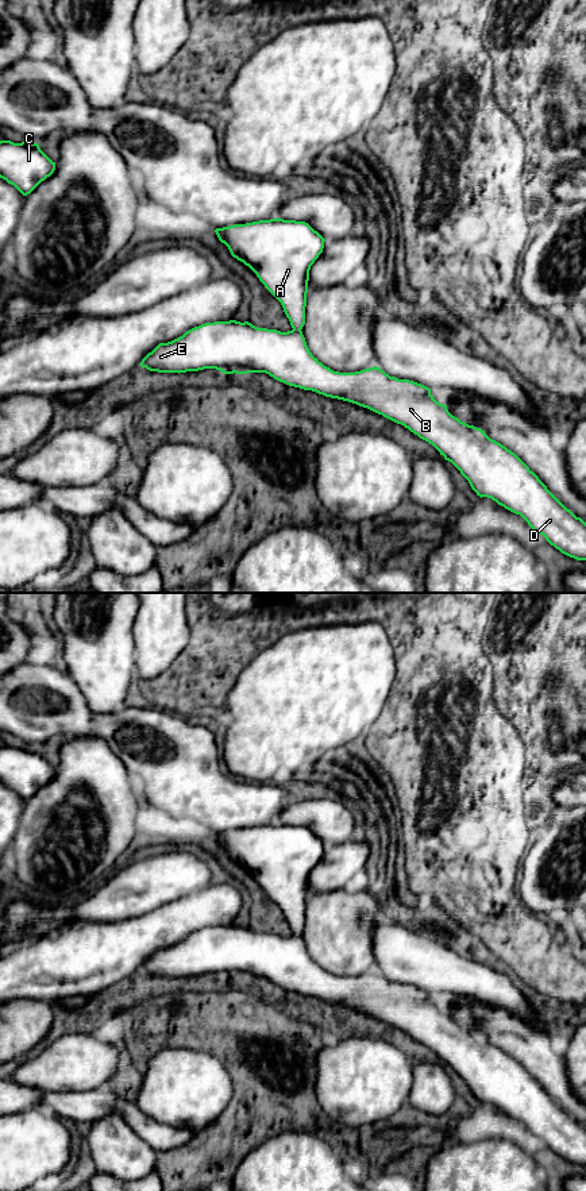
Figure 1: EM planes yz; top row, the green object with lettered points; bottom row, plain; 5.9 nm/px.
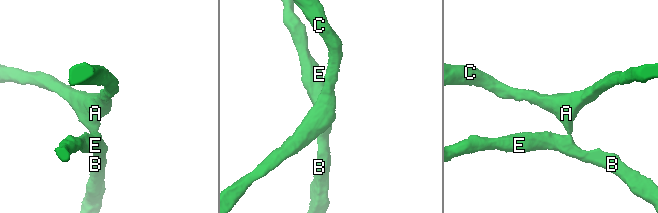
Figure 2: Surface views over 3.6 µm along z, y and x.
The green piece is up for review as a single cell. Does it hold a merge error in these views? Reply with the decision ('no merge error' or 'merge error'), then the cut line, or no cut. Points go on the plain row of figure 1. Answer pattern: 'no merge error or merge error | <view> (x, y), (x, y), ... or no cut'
merge error | yz (292, 935), (300, 936)

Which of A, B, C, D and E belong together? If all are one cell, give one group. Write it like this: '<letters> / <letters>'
A C / B D E

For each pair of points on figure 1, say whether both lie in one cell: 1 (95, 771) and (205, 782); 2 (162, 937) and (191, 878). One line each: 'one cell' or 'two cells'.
1: two cells
2: two cells

